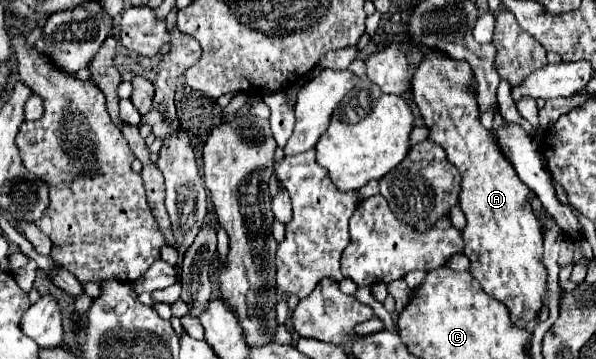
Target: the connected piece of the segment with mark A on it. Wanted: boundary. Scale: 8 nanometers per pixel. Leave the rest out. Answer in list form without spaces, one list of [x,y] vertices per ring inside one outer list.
[[[415,43],[413,47],[423,53],[423,61],[411,79],[413,99],[431,131],[429,139],[445,149],[447,159],[463,177],[459,205],[467,217],[463,253],[471,261],[469,273],[487,295],[509,307],[517,327],[527,327],[527,323],[537,317],[547,289],[547,269],[541,259],[543,235],[529,203],[529,189],[519,181],[513,165],[499,149],[493,131],[485,129],[479,121],[481,111],[473,91],[475,77],[467,61],[443,57],[427,49],[427,45]]]

